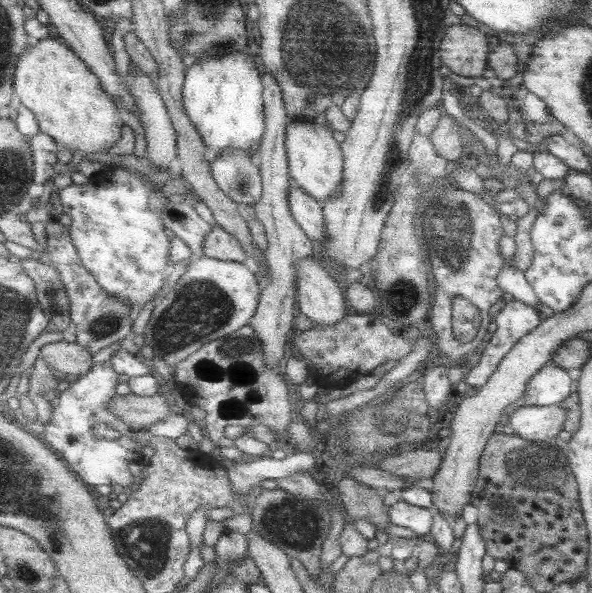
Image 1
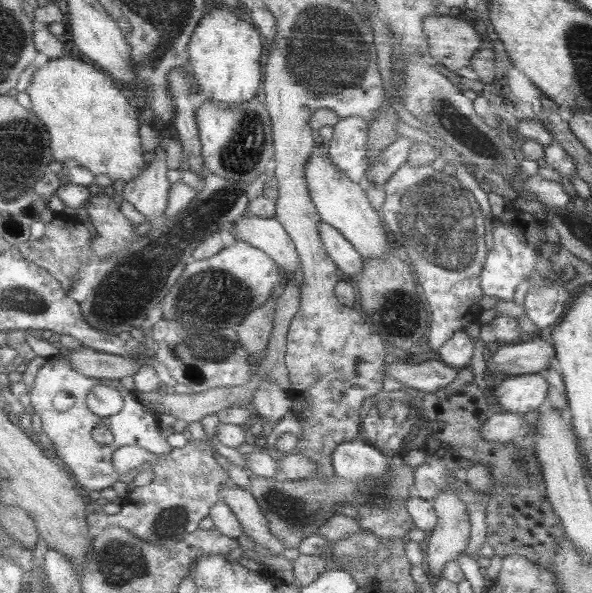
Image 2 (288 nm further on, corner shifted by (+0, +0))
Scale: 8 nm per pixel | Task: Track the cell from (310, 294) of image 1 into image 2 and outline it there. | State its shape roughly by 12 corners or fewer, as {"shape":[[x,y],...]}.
{"shape":[[243,216],[239,242],[265,250],[293,278],[301,256],[277,218]]}

